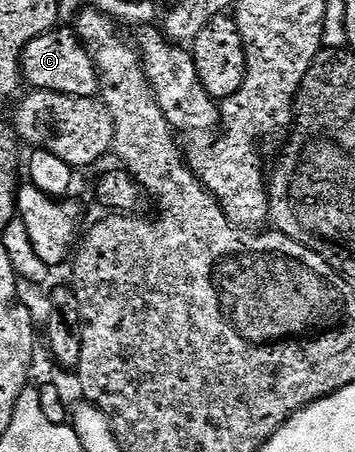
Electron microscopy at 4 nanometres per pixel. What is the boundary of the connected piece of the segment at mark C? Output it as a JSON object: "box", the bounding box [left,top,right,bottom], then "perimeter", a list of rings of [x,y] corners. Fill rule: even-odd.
{"box":[20,26,100,98],"perimeter":[[[68,26],[57,27],[30,41],[20,59],[20,71],[27,87],[38,92],[57,92],[86,98],[95,97],[100,90],[100,71],[96,69],[92,53]]]}

